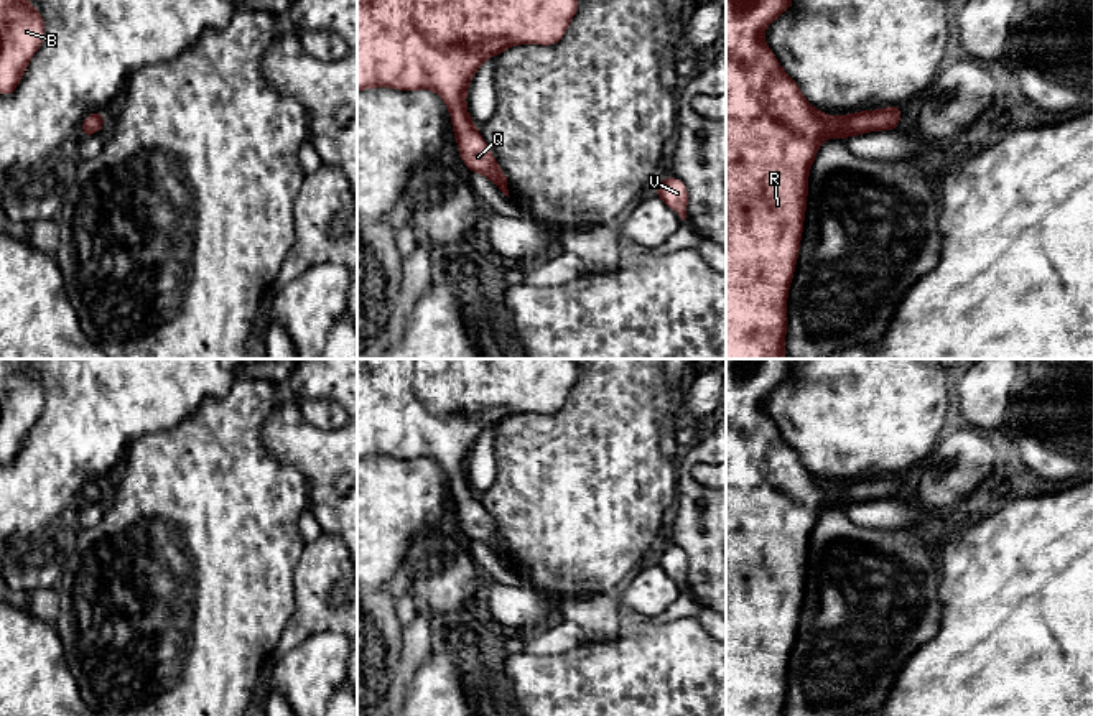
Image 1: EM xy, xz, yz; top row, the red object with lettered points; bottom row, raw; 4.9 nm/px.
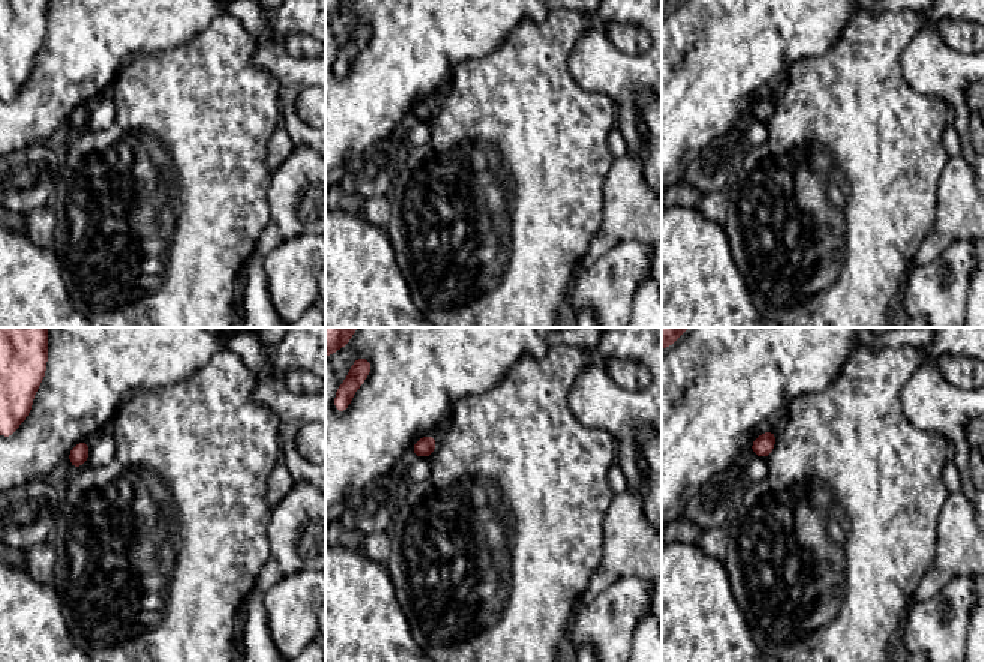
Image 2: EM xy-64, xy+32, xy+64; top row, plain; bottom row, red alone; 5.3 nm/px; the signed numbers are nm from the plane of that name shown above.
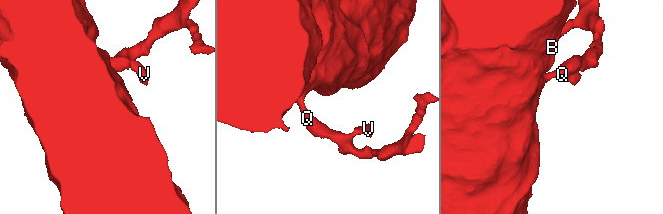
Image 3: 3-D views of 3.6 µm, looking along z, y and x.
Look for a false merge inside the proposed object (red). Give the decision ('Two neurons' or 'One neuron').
One neuron

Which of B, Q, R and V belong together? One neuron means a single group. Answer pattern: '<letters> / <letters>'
B Q R V

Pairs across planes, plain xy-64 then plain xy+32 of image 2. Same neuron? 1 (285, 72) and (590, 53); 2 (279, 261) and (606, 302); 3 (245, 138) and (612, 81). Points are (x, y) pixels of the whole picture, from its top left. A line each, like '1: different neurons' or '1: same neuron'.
1: same neuron
2: same neuron
3: different neurons

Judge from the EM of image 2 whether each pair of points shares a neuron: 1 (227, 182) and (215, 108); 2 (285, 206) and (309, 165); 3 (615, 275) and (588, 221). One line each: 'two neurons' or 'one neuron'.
1: one neuron
2: one neuron
3: two neurons

